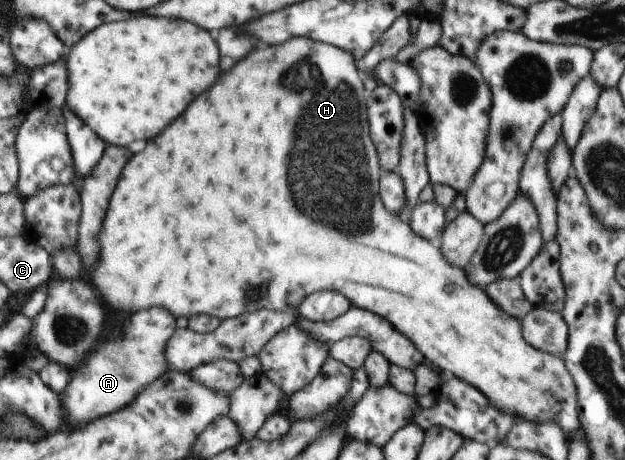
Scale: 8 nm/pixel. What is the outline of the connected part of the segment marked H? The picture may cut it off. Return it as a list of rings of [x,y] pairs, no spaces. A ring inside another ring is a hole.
[[[297,36],[281,45],[253,51],[253,55],[249,55],[245,61],[239,61],[231,73],[223,73],[221,81],[217,81],[217,85],[213,85],[209,93],[201,93],[201,97],[197,97],[197,101],[193,101],[193,105],[189,105],[189,109],[177,121],[173,121],[173,125],[169,125],[169,129],[165,129],[165,133],[161,133],[157,141],[149,141],[143,151],[133,155],[129,169],[125,169],[125,177],[121,177],[121,185],[116,185],[117,193],[112,193],[113,201],[108,201],[109,217],[104,217],[105,229],[100,229],[101,263],[96,263],[85,275],[91,273],[93,285],[101,289],[103,301],[115,313],[123,311],[123,315],[129,315],[139,309],[157,305],[171,309],[175,317],[183,315],[190,318],[197,314],[207,314],[221,321],[258,309],[297,311],[308,295],[327,291],[331,287],[333,291],[347,295],[353,305],[385,317],[406,338],[411,337],[417,349],[425,355],[426,361],[445,371],[451,371],[451,375],[477,387],[502,414],[517,415],[535,424],[553,421],[563,429],[565,435],[573,435],[581,427],[577,415],[578,395],[572,373],[569,373],[563,358],[531,347],[523,339],[524,335],[521,335],[521,319],[507,315],[486,290],[467,277],[463,268],[452,266],[439,248],[429,240],[417,236],[406,219],[391,213],[383,205],[380,198],[380,177],[383,170],[370,136],[366,110],[368,91],[363,87],[364,78],[359,73],[356,62],[352,53],[339,49],[336,45]],[[295,189],[301,189],[301,195],[297,195]]]

